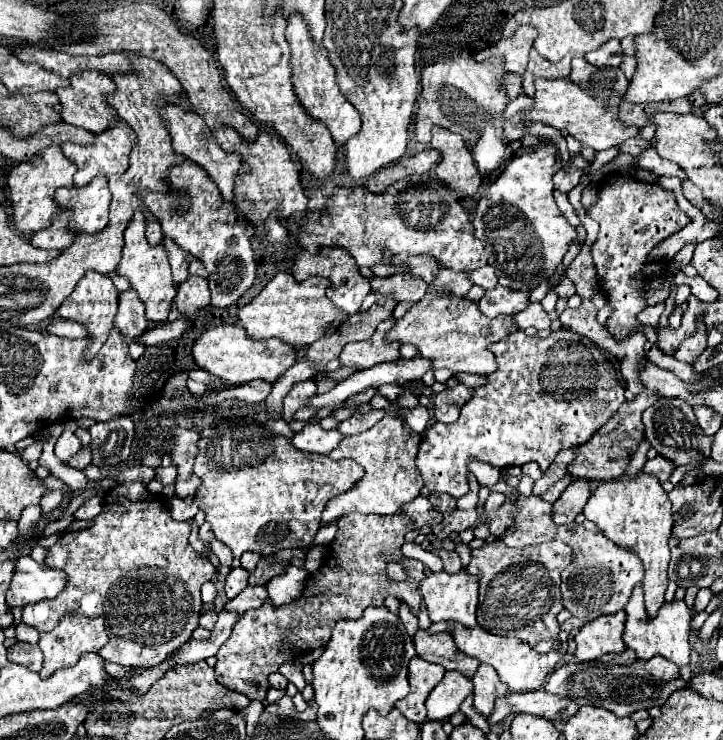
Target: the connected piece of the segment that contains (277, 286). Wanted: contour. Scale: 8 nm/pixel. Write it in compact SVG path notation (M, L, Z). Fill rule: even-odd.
M279 272L251 302L237 308L237 322L247 330L249 338L279 338L291 346L309 346L327 334L329 326L339 326L347 318L325 296L327 286L329 280L319 276L297 282L291 274Z

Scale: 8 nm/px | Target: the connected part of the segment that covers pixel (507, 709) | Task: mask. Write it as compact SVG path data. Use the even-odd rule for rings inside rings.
M533 690L525 694L515 692L495 698L495 710L487 720L489 724L497 724L511 714L531 714L547 718L551 722L567 722L577 710L579 706L565 696L555 696L545 690Z

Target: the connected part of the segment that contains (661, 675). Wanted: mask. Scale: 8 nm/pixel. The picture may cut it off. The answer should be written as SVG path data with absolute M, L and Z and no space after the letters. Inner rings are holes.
M655 656L655 658L647 660L645 670L647 670L651 676L659 678L659 680L673 680L673 678L679 676L679 666L671 664L671 662L665 660L663 656Z

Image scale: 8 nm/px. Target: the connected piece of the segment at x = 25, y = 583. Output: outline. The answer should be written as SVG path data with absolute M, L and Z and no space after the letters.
M23 556L17 560L11 586L7 590L7 604L11 608L31 602L41 602L45 598L55 598L67 584L67 576L61 570L37 564L33 558Z

